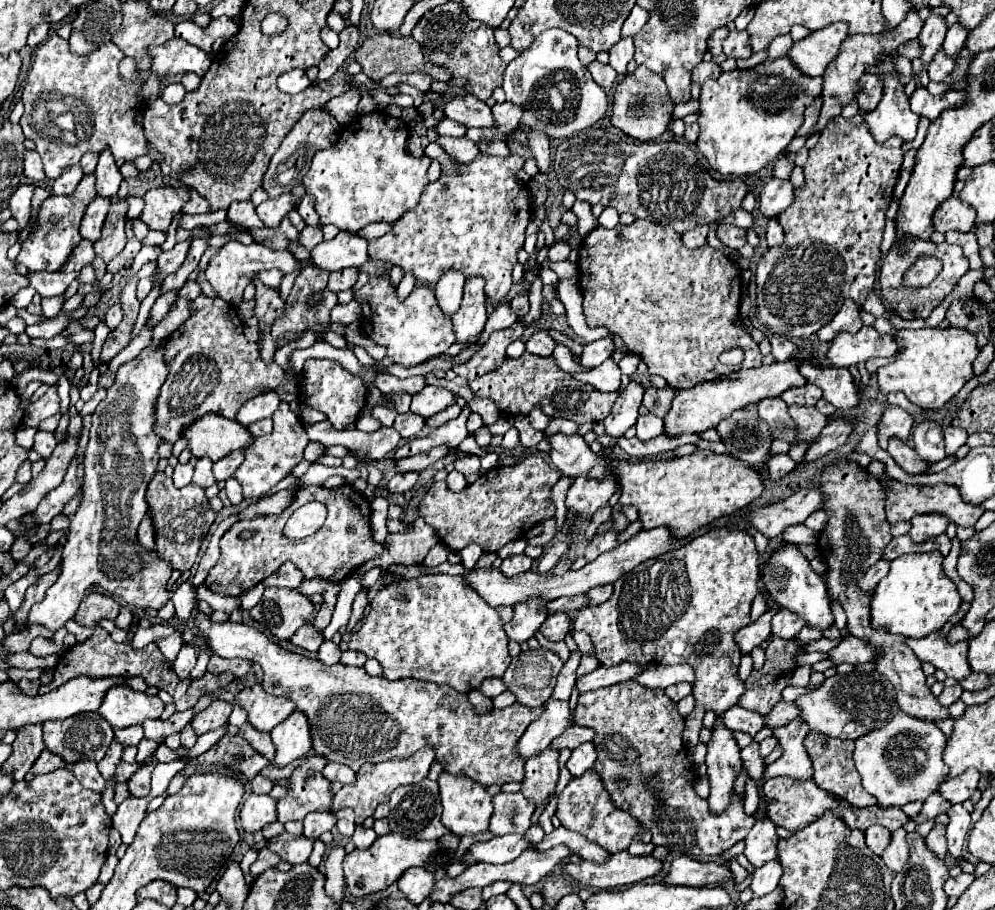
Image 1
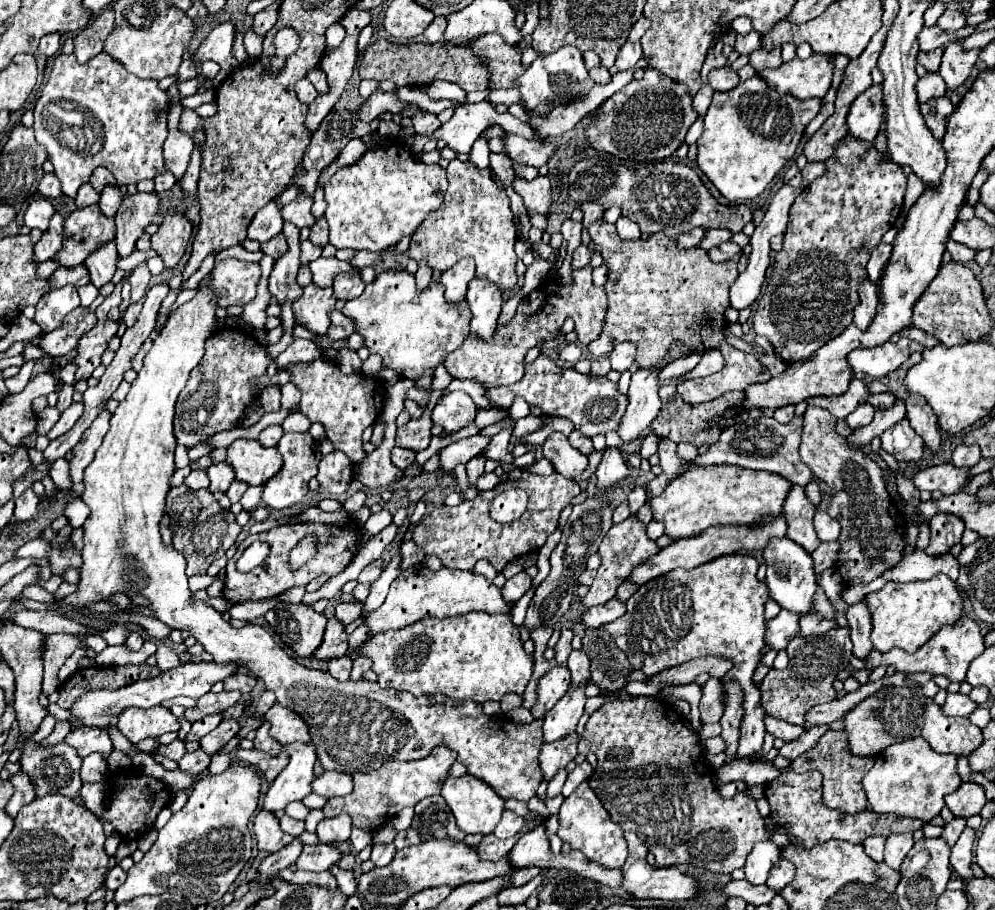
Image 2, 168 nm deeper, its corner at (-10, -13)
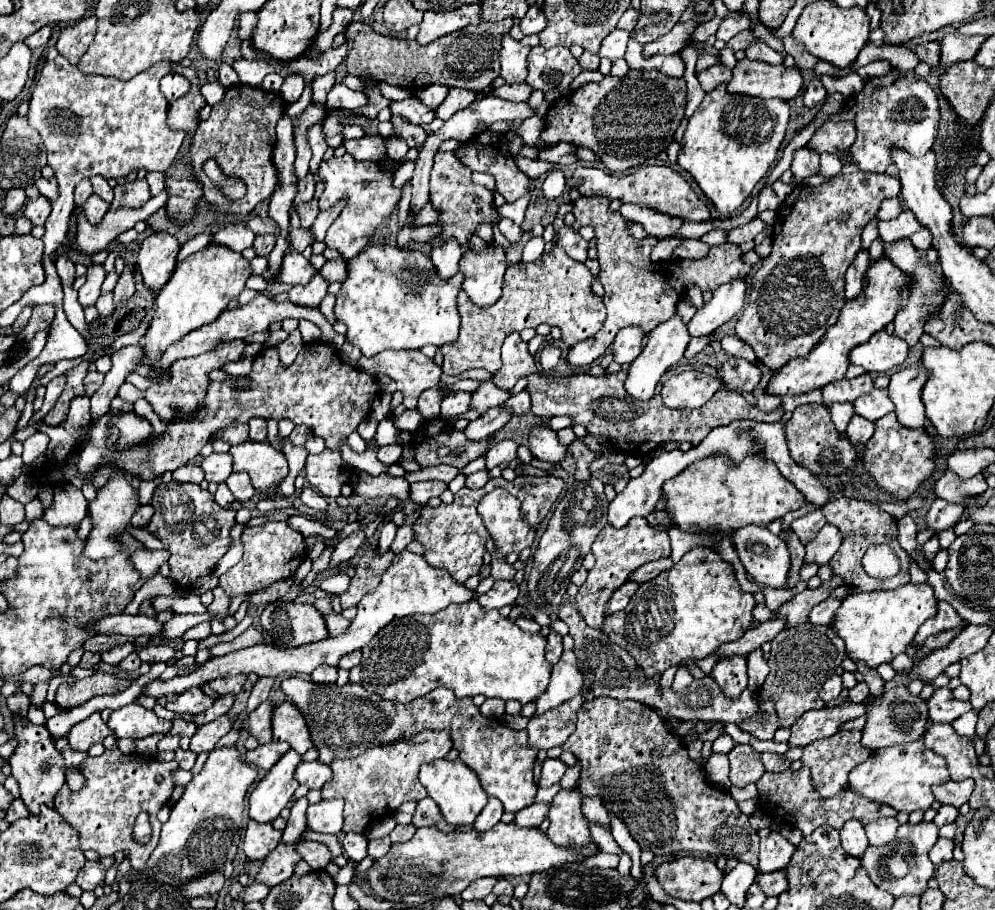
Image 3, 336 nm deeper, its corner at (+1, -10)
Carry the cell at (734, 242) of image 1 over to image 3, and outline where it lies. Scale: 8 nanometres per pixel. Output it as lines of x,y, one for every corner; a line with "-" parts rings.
686,239
680,249
672,255
672,259
704,259
710,251
710,245
706,245
700,239

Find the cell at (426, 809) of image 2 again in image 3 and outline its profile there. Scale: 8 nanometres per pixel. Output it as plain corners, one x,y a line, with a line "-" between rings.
424,797
422,801
418,801
416,813
414,813
414,817
412,817
412,825
414,825
416,829
420,829
420,827
436,827
436,829
440,829
442,833
450,833
450,831
456,829
454,825
448,825
448,823
444,821
438,805
436,805
430,797

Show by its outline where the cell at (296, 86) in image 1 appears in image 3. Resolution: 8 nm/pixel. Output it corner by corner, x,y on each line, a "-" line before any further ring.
290,75
284,79
284,85
280,89
280,95
286,103
294,103
304,91
304,79
300,75

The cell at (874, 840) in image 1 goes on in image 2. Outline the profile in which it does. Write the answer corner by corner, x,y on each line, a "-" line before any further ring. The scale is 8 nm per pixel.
867,836
867,840
863,840
863,848
867,850
867,856
871,856
877,862
883,862
883,846
885,846
883,836

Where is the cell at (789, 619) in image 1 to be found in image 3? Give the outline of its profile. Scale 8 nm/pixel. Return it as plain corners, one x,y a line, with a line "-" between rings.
826,599
826,601
812,607
808,621
812,625
830,625
834,621
834,617
836,617
838,607
840,607
838,599

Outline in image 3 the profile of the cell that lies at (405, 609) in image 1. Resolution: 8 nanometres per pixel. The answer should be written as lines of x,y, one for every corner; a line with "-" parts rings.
468,601
464,605
450,605
434,615
410,615
400,621
388,623
378,635
362,649
360,665
350,669
350,683
360,683
368,693
378,693
384,699
408,703
426,695
436,687
446,687
456,693
456,697
498,697
516,699
520,703
536,701
550,681
552,665
544,659
546,639
540,633
524,633
516,623
504,619
496,609
484,611
478,601

